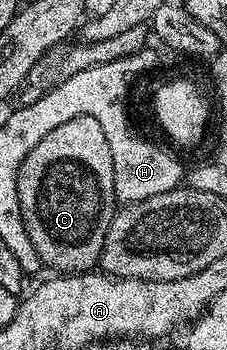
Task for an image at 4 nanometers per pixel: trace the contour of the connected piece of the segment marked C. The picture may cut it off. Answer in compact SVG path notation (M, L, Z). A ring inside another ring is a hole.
M92 117L61 123L27 156L23 173L35 180L35 193L20 188L23 218L44 266L60 274L86 273L99 265L111 219L117 212L113 155L101 123Z

